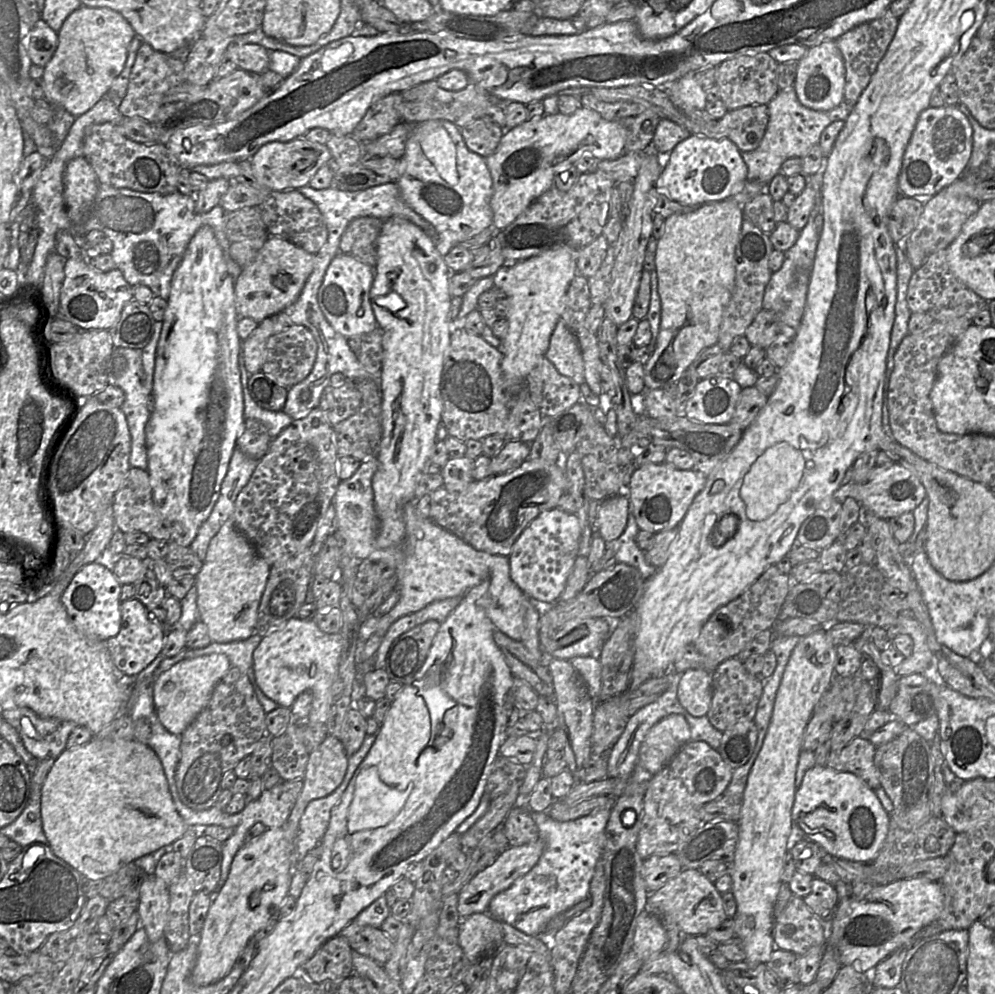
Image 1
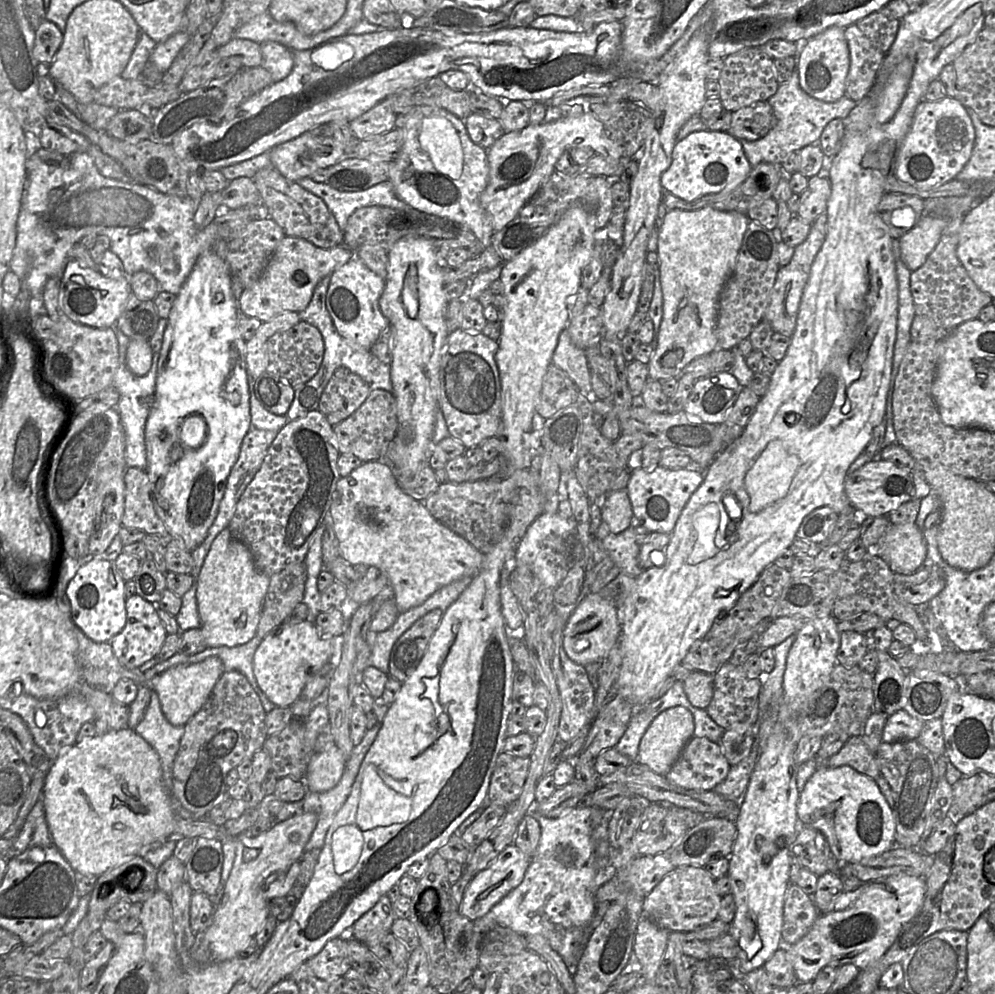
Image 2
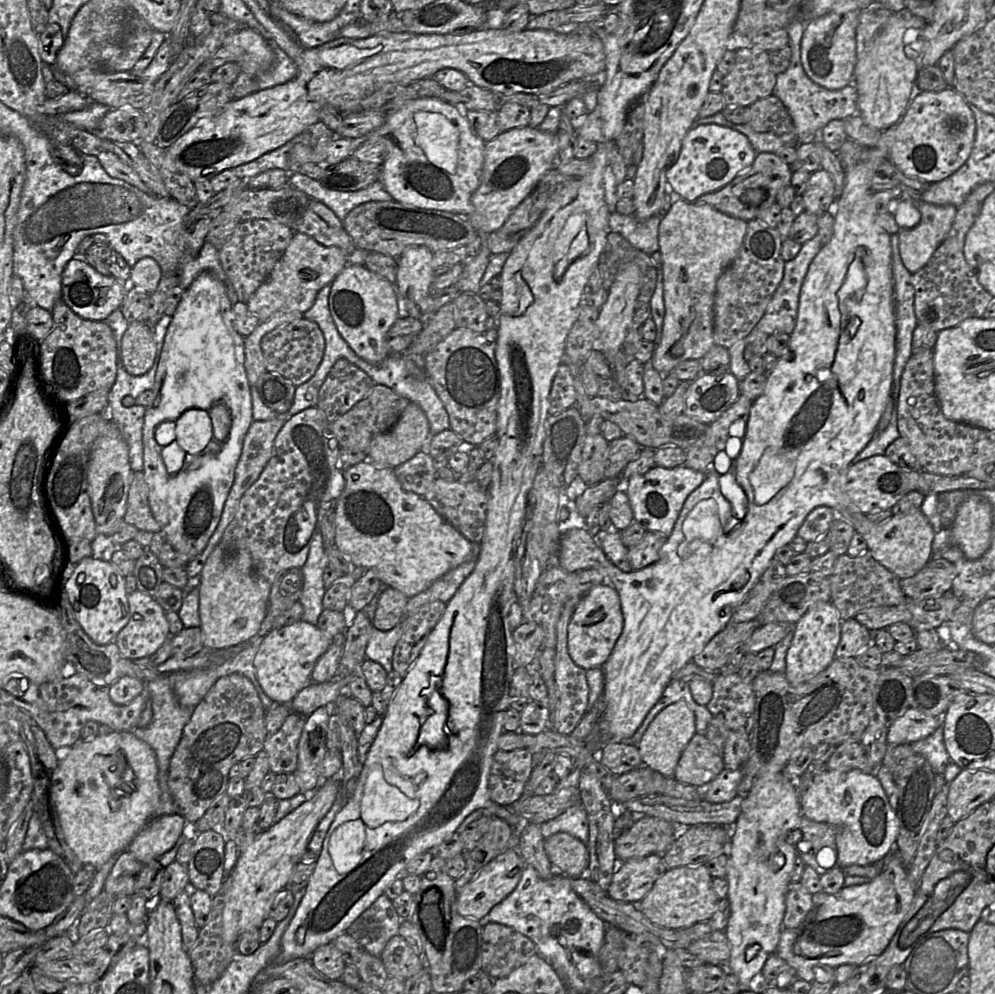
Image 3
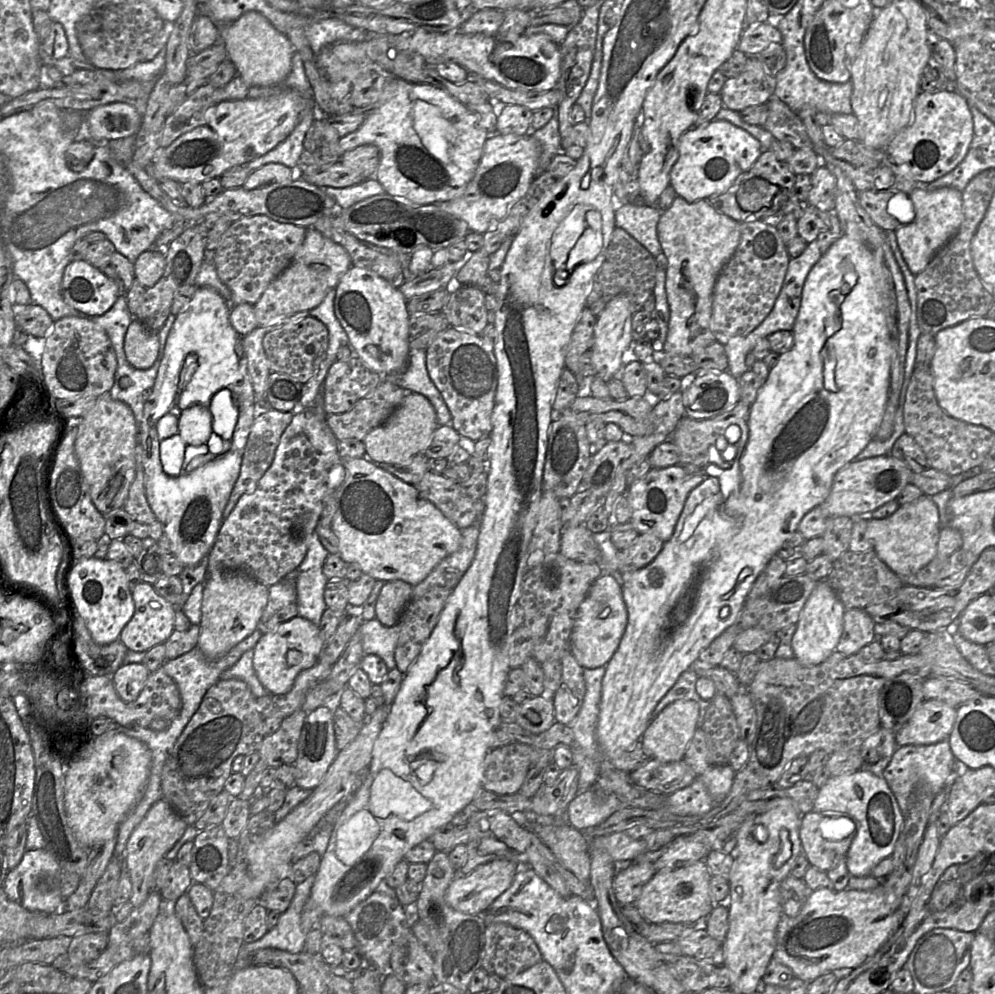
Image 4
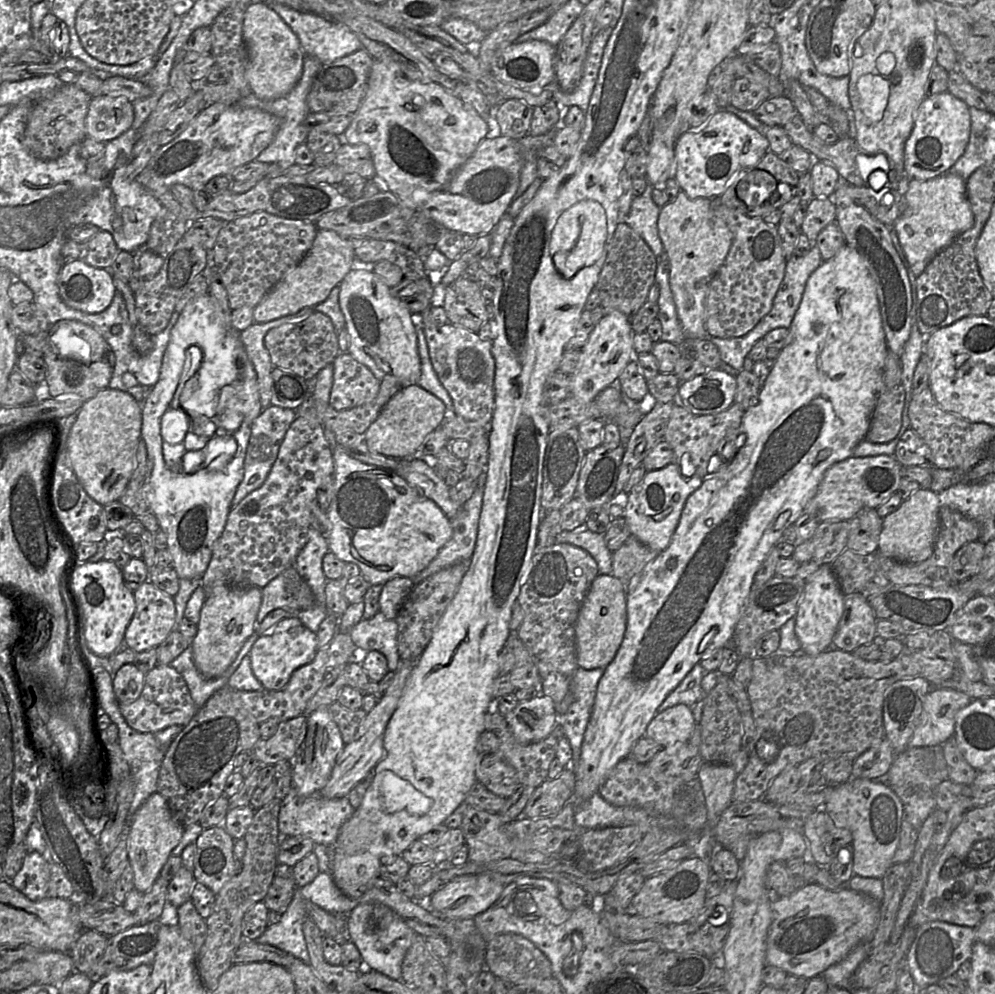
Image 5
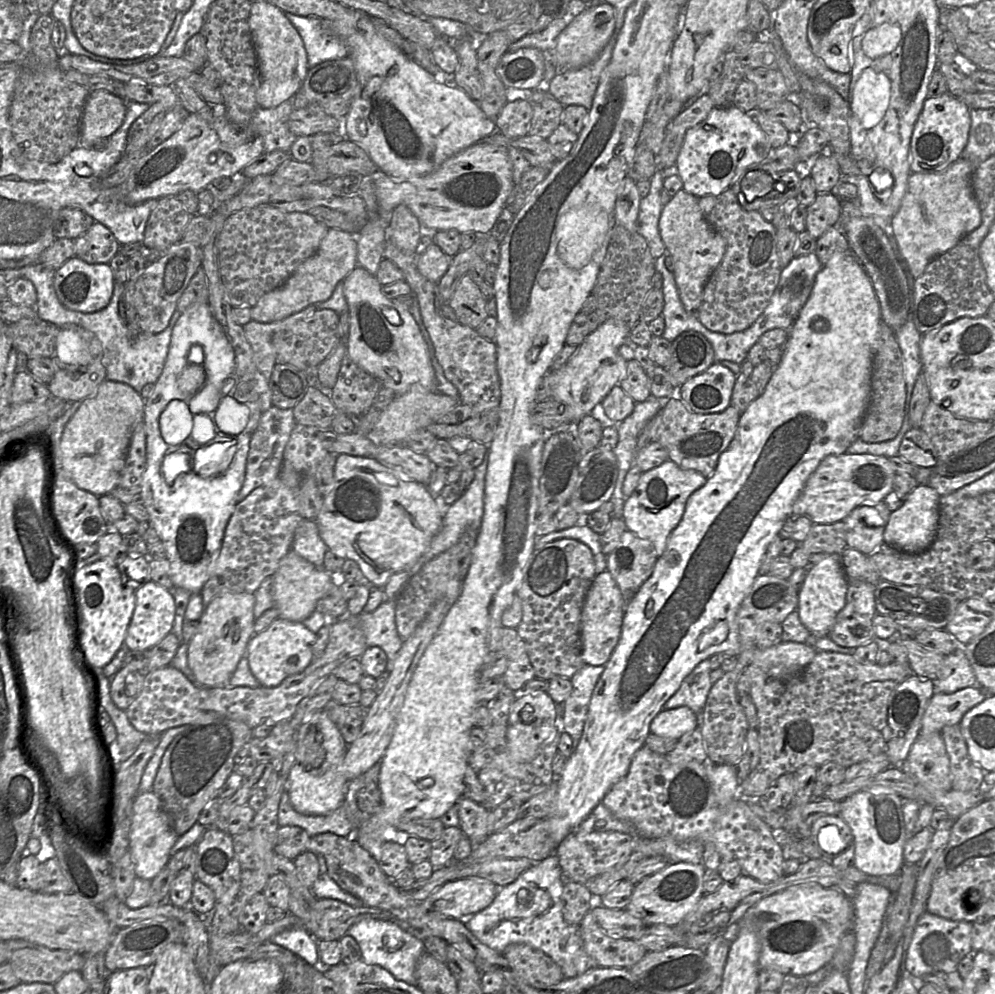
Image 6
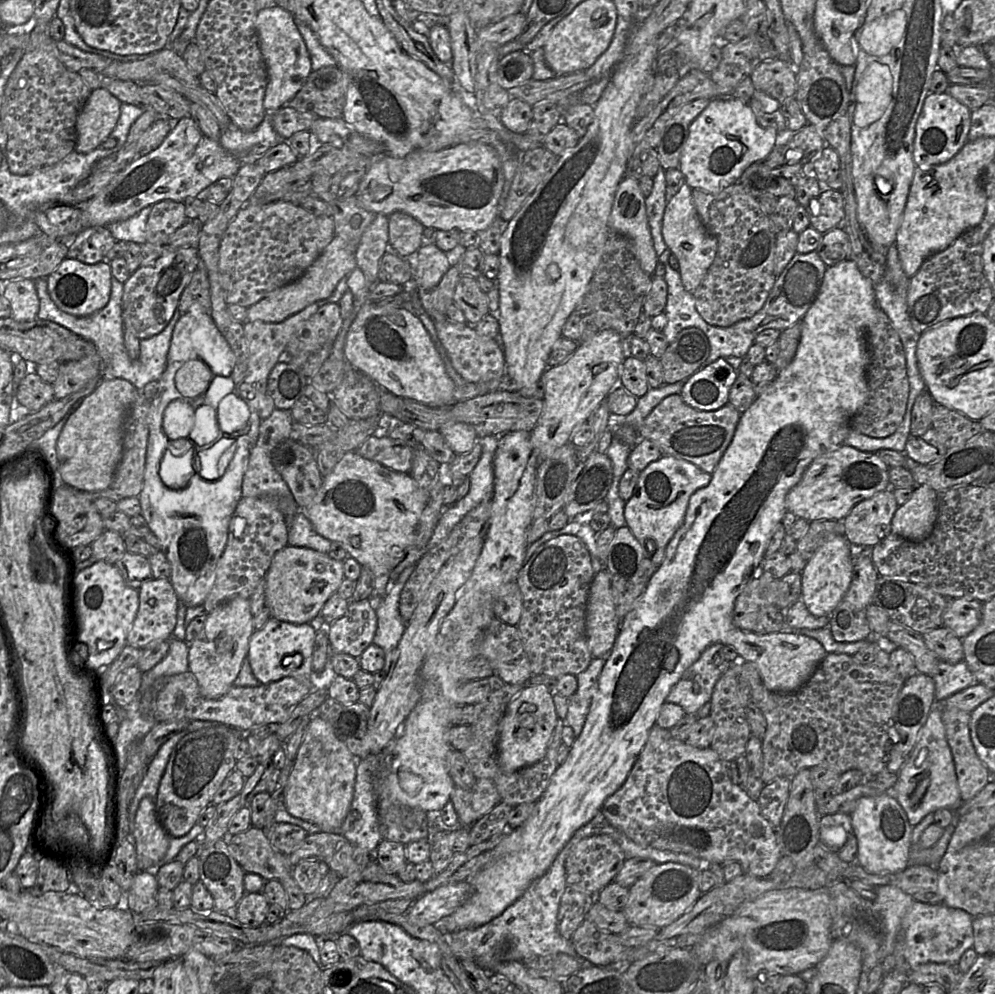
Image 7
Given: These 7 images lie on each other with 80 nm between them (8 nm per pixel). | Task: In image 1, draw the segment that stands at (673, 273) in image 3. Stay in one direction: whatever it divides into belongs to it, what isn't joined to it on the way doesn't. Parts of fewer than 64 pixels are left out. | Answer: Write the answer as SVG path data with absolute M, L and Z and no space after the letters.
M730 199L708 202L693 211L675 213L665 219L664 232L655 252L661 323L656 348L644 365L646 389L662 389L678 382L704 349L718 343L723 312L735 286L735 252L743 219L743 208Z

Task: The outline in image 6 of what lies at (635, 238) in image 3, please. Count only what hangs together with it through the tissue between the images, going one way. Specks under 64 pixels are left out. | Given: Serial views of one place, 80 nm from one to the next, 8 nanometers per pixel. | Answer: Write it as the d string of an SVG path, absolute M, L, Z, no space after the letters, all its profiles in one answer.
M657 169L650 178L649 193L640 200L636 230L648 243L651 255L654 259L665 252L665 244L659 232L659 219L663 204L660 200L660 192L663 189L664 172Z

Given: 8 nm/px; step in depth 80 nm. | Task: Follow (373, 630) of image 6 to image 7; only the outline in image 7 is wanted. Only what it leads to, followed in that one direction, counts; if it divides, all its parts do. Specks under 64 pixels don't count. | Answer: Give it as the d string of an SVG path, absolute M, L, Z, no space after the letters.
M416 564L407 567L398 579L391 583L387 594L376 608L377 630L372 643L381 647L385 652L385 665L382 670L386 673L389 673L391 669L395 649L398 647L407 625L399 612L399 600L403 587L415 566Z

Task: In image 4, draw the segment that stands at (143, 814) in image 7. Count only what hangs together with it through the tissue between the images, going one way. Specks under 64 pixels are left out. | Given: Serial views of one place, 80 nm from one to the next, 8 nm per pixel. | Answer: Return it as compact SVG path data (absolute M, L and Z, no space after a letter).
M164 799L156 801L142 821L131 833L124 855L124 866L131 878L132 891L129 902L139 907L148 897L150 880L157 863L165 857L183 836L188 824L178 812Z

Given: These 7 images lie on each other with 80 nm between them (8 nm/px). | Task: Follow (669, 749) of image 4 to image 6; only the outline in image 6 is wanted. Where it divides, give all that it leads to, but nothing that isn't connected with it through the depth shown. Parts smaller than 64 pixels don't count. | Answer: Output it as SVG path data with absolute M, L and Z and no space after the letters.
M686 706L662 709L650 724L650 733L679 740L697 726L696 714Z

